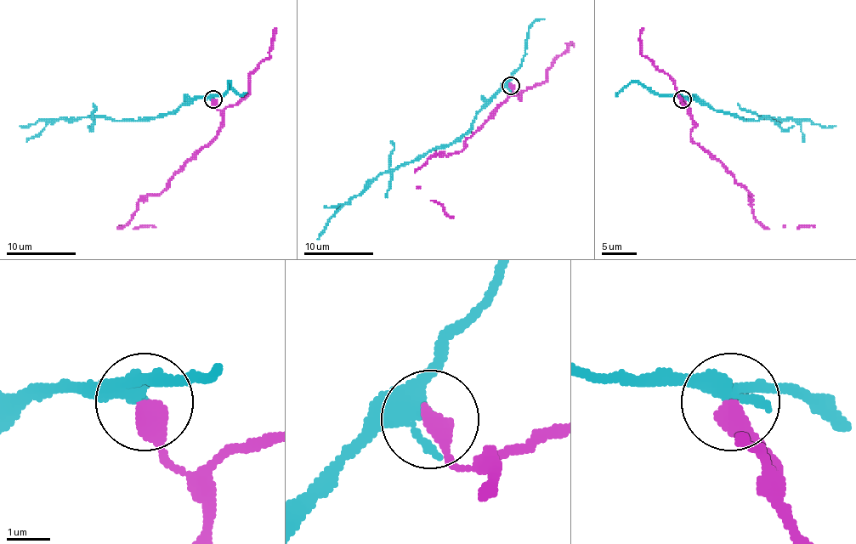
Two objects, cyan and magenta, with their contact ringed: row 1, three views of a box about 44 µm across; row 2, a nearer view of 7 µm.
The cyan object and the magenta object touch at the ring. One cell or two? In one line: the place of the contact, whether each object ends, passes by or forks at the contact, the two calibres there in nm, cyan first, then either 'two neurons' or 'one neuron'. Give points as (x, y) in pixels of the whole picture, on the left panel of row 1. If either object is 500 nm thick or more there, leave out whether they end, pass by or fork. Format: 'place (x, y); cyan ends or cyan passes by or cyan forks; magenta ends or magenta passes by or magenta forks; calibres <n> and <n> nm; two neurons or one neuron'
place (213, 99); cyan forks; magenta ends; calibres 340 and 480 nm; two neurons

